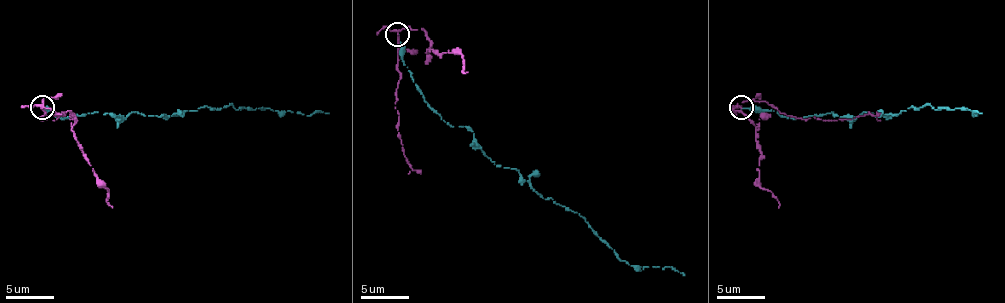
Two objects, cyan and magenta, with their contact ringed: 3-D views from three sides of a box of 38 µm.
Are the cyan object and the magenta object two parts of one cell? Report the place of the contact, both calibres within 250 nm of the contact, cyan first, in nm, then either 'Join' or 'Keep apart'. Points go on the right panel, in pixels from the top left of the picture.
Place: (741, 107). Thickness 220 nm (cyan) against 190 nm. Keep apart

